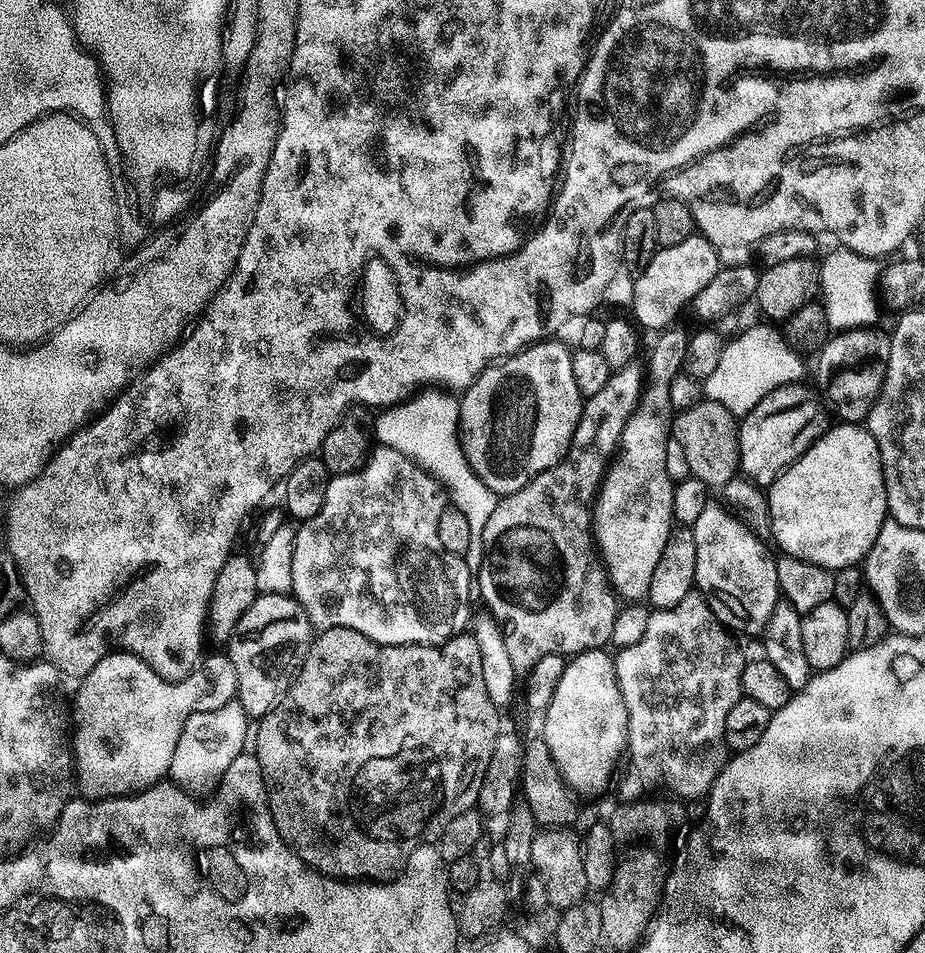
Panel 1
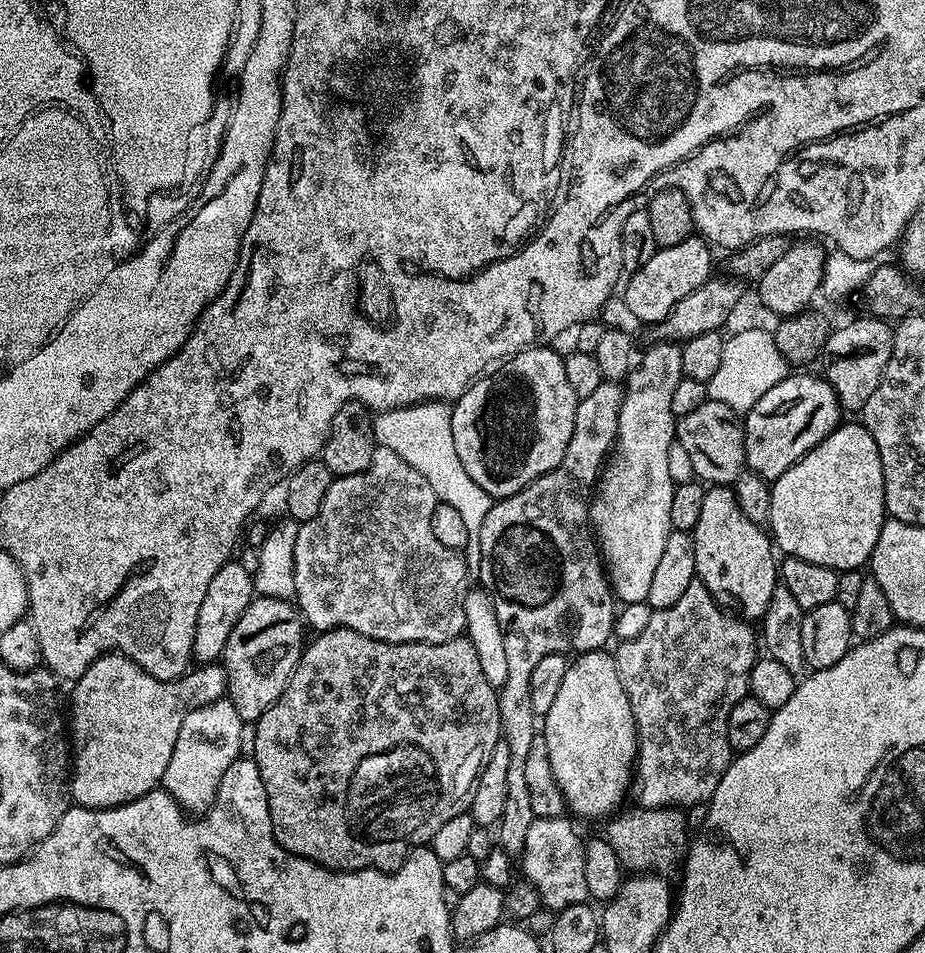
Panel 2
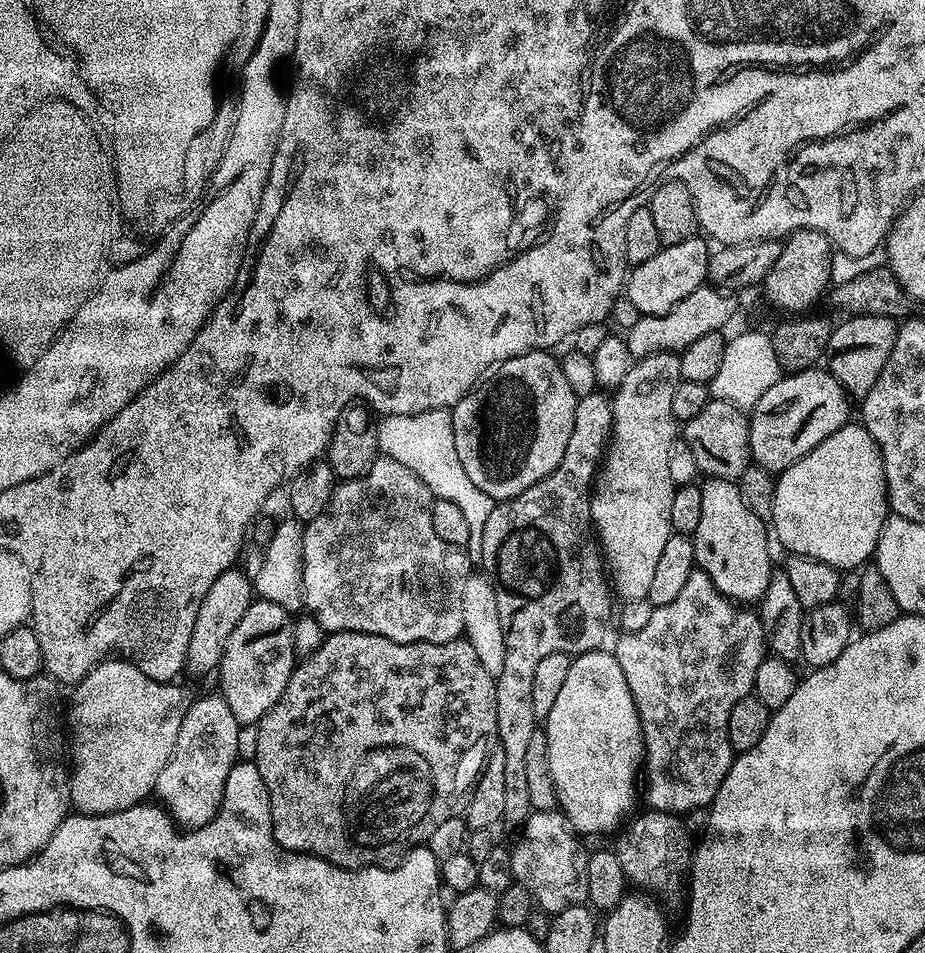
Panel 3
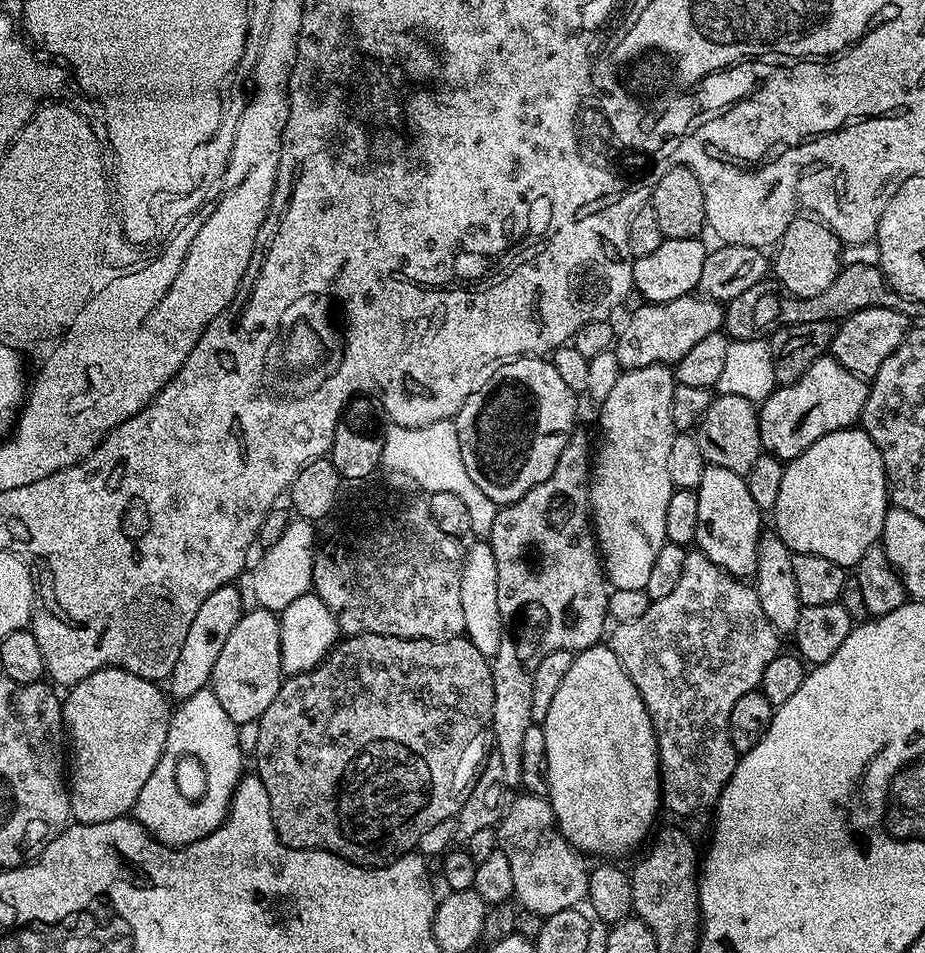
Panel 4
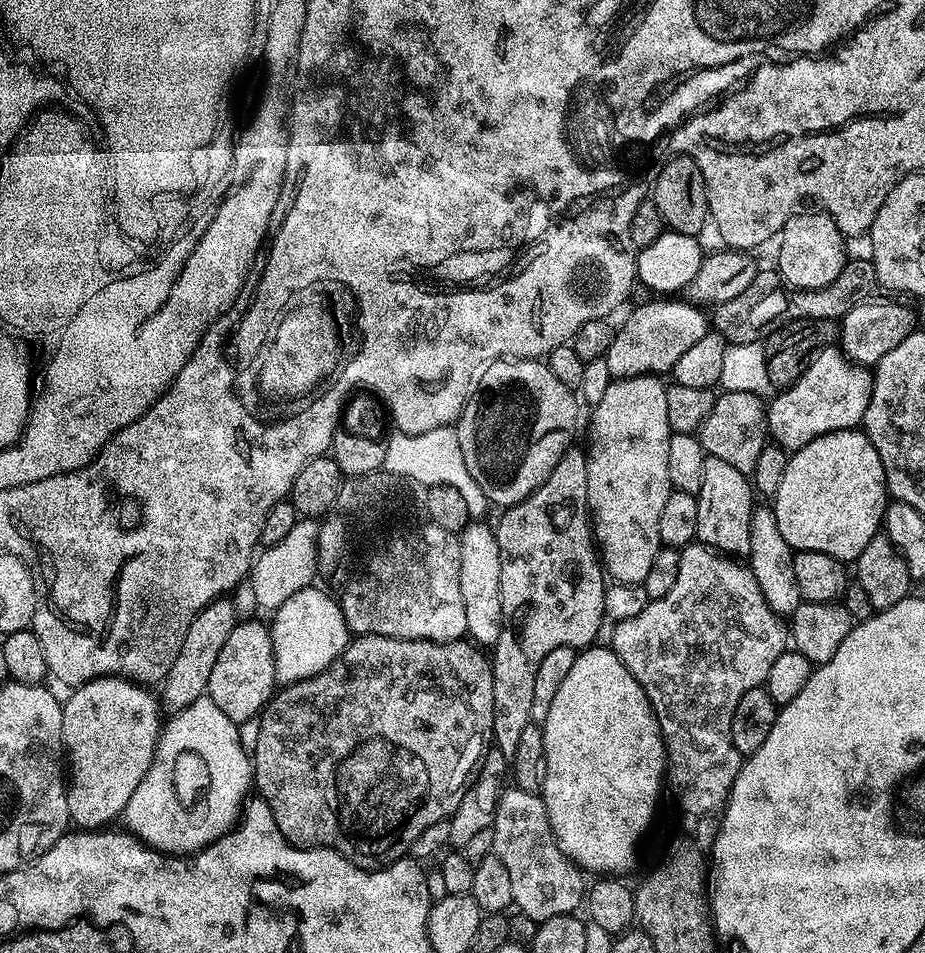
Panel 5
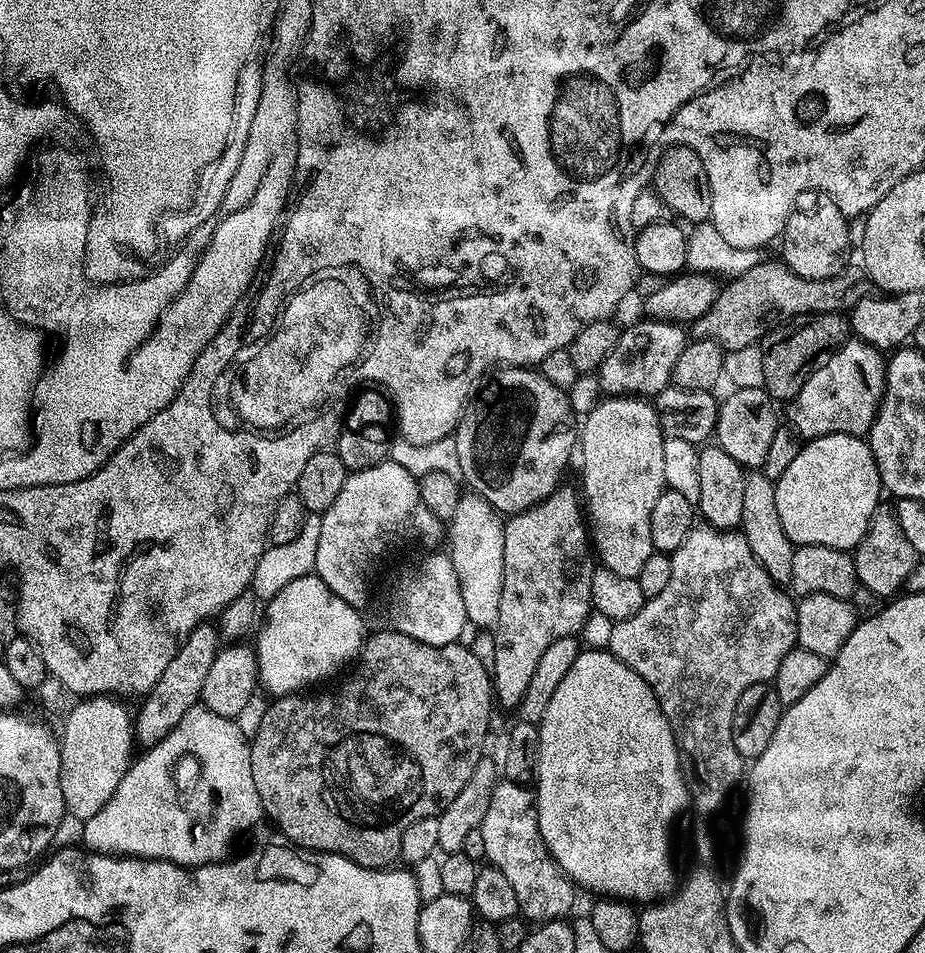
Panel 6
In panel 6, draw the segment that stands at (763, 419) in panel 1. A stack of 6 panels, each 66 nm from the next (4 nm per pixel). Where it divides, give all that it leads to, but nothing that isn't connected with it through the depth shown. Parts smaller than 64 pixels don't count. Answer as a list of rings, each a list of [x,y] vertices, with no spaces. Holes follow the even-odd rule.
[[[859,338],[849,339],[813,370],[796,399],[791,401],[792,431],[805,441],[830,434],[863,437],[876,417],[880,399],[884,397],[885,367],[886,360],[881,349],[871,348]]]

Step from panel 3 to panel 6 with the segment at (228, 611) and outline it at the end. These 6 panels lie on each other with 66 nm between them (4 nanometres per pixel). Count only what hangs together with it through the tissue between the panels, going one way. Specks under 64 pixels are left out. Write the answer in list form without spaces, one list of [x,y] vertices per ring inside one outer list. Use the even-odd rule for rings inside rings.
[[[205,622],[194,626],[182,642],[178,654],[174,654],[174,659],[170,666],[166,666],[162,678],[154,682],[154,686],[139,701],[140,713],[137,711],[134,716],[135,737],[144,743],[144,746],[151,746],[162,742],[178,722],[186,715],[186,710],[193,708],[195,704],[201,703],[202,685],[206,682],[206,673],[210,671],[210,665],[214,658],[220,653],[222,647],[222,637],[220,629],[215,623]]]

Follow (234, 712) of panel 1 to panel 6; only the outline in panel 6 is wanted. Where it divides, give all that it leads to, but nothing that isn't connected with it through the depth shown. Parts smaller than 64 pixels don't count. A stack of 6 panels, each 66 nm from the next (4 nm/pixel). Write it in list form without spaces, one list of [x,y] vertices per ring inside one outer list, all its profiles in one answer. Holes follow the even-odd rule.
[[[203,703],[195,704],[162,742],[151,745],[133,759],[110,802],[94,818],[83,821],[83,847],[89,852],[138,856],[141,860],[168,860],[184,868],[197,868],[199,864],[227,857],[228,847],[236,836],[262,820],[254,773],[250,770],[249,743],[249,737],[238,730],[235,719],[214,714]]]

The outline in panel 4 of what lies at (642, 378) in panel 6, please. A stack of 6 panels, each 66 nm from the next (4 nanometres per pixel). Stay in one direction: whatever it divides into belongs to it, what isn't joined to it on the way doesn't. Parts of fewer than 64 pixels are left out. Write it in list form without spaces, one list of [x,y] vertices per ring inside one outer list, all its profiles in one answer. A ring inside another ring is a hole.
[[[699,294],[674,298],[665,304],[644,303],[640,310],[634,310],[627,317],[628,325],[619,329],[614,341],[614,353],[621,369],[642,368],[655,364],[676,365],[706,334],[714,334],[724,327],[724,308],[717,301],[707,299]]]

